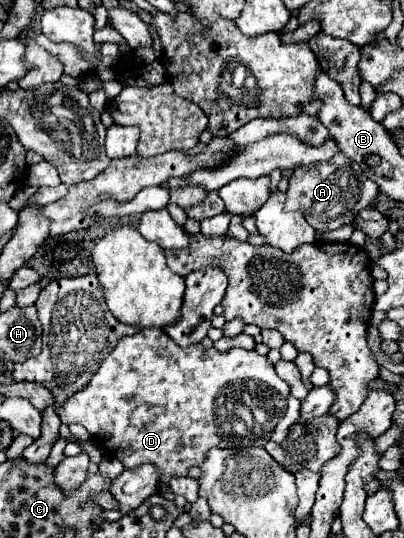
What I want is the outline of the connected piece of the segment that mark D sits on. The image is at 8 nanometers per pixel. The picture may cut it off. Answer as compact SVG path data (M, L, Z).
M147 327L131 337L121 337L117 347L107 355L107 359L101 363L101 367L97 369L95 377L89 381L87 389L75 393L75 397L67 399L67 403L63 405L55 405L55 413L59 413L61 423L71 425L71 423L79 423L83 425L93 437L99 437L103 441L103 449L113 453L123 465L125 469L135 469L141 463L155 463L161 469L161 487L159 491L167 491L167 481L173 475L187 475L187 469L193 465L201 465L205 459L205 453L211 447L265 447L265 443L275 441L281 443L287 437L287 429L299 419L299 399L289 395L289 385L275 373L273 365L267 361L267 357L261 357L257 351L243 351L243 349L231 349L227 353L219 353L217 349L205 349L201 347L201 343L189 345L189 347L181 347L175 345L175 341L171 341L171 337L167 337L167 333L159 327Z

